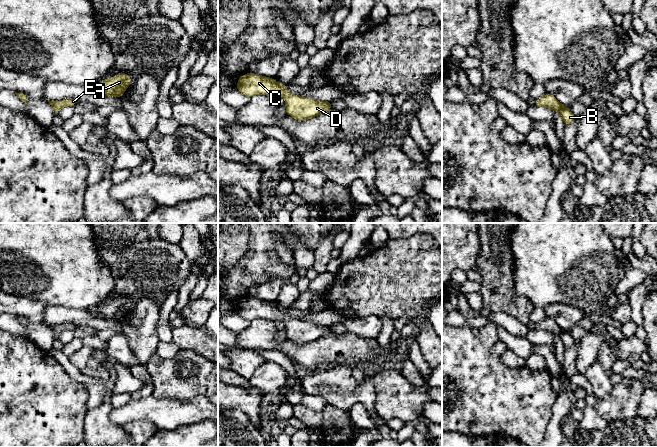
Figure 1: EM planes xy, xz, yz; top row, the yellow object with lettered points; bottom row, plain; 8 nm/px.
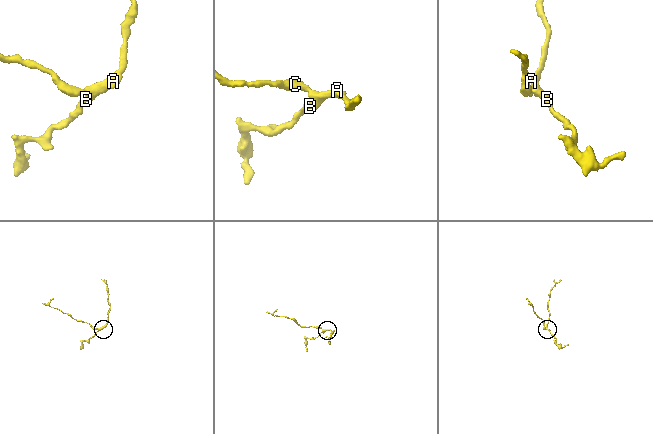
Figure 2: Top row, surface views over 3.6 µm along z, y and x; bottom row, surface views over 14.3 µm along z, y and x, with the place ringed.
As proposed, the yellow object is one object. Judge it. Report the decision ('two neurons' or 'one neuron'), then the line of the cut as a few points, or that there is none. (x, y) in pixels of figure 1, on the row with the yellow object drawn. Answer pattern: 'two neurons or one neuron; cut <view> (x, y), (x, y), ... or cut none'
one neuron; cut none

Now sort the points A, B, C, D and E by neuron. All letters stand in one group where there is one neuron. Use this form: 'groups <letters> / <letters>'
groups A B C D E

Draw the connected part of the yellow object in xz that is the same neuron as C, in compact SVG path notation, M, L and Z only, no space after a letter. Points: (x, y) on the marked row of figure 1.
M247 73L238 80L237 89L248 97L270 95L284 97L286 112L298 121L305 121L332 109L329 101L317 101L311 98L291 94L286 85L273 78Z

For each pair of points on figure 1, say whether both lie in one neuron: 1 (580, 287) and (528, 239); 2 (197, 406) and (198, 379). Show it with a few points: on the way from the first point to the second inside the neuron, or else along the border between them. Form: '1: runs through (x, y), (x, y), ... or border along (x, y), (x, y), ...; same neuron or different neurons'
1: runs through (567, 274), (541, 248); same neuron
2: border along (207, 398), (196, 396), (191, 400), (174, 399); different neurons

